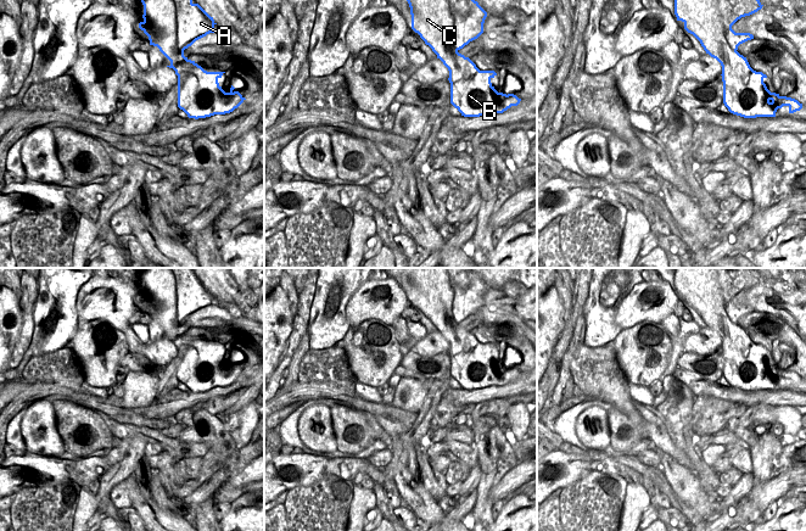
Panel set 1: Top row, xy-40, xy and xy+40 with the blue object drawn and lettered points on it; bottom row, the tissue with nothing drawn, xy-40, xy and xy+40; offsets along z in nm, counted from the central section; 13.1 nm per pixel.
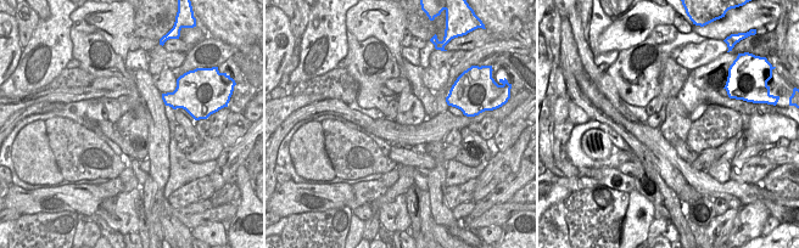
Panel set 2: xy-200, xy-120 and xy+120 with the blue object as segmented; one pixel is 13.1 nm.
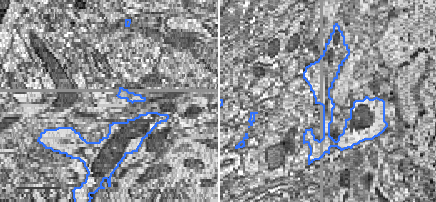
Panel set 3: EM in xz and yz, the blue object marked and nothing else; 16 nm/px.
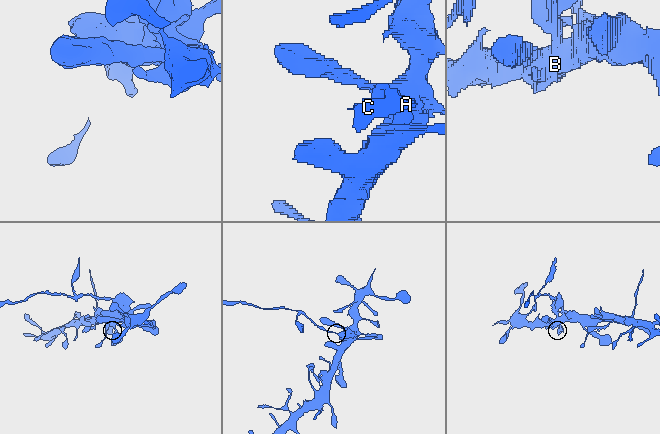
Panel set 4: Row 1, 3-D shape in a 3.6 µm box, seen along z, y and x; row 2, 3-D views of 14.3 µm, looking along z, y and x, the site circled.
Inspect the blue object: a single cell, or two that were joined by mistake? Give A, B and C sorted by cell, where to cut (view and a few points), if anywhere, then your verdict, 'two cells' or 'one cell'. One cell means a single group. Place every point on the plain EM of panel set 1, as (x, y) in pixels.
A C / B | xy+40 (735, 323), (721, 336) | two cells

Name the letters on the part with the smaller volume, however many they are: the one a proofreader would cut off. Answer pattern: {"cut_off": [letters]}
{"cut_off": ["A", "C"]}

